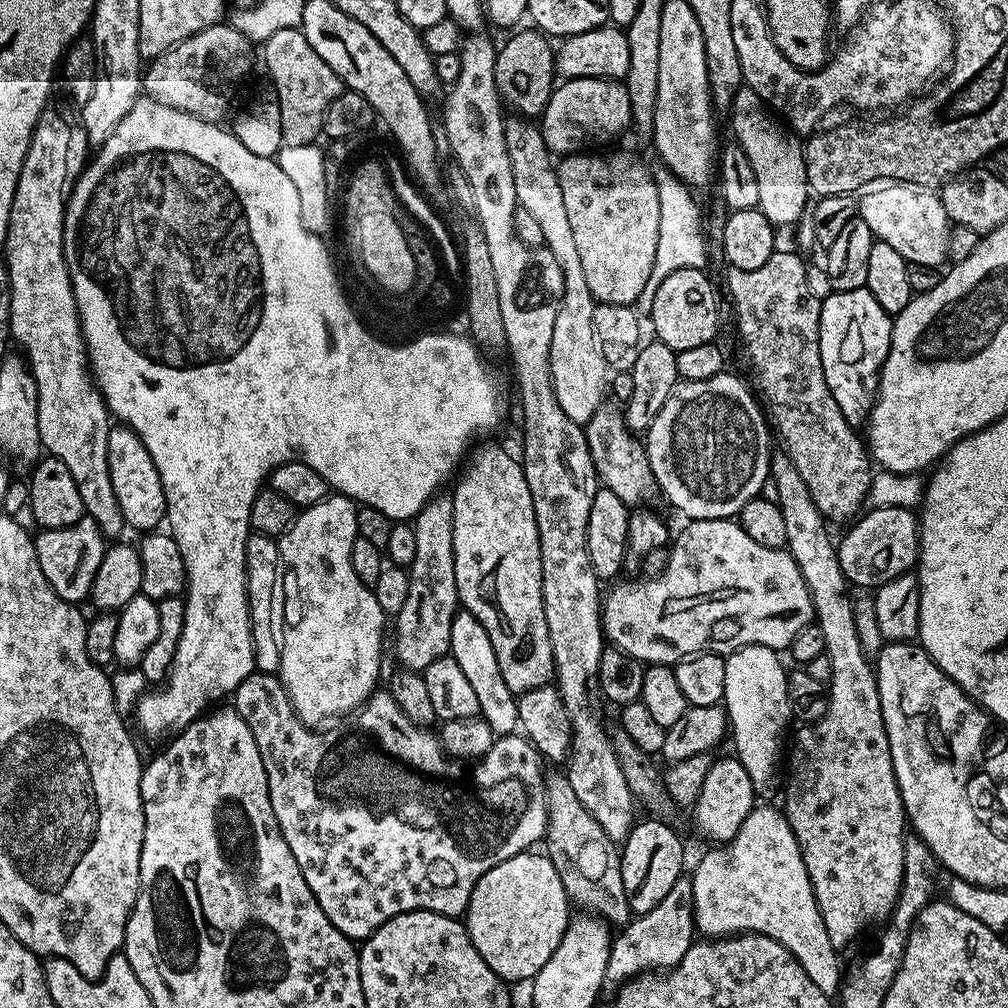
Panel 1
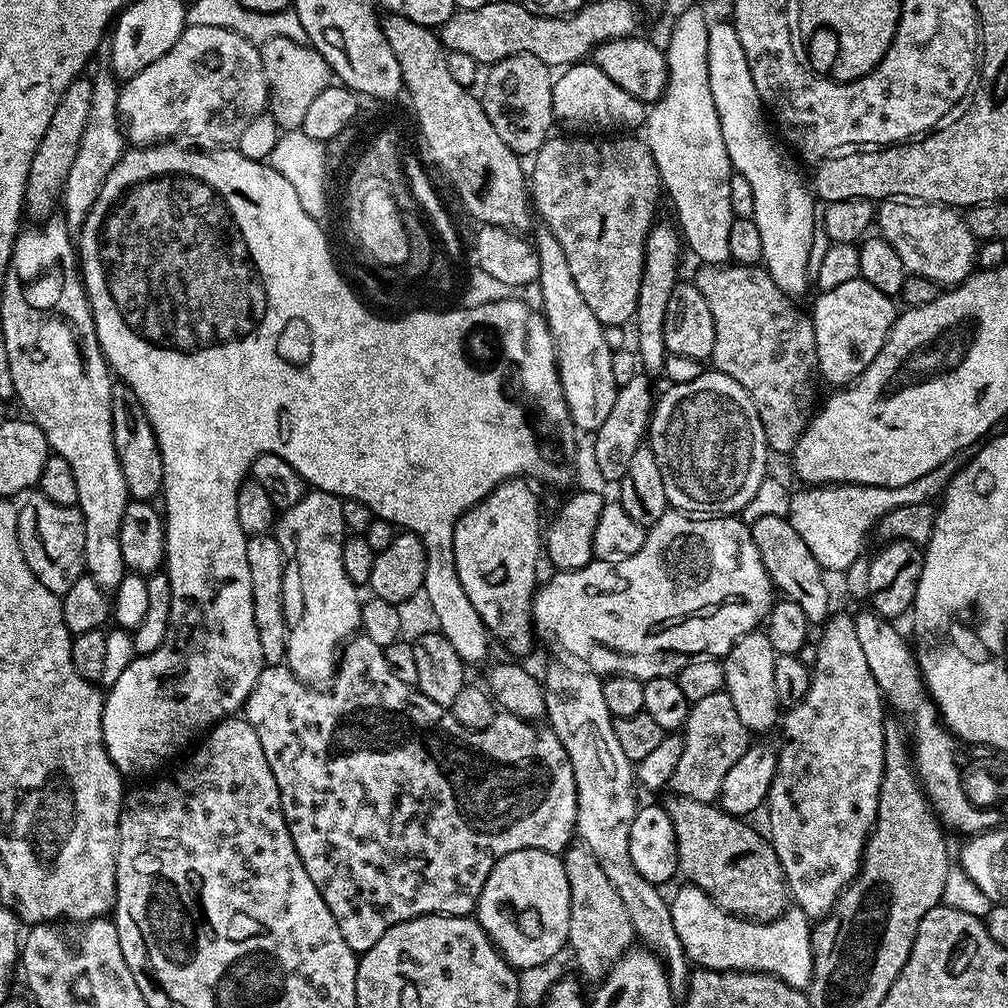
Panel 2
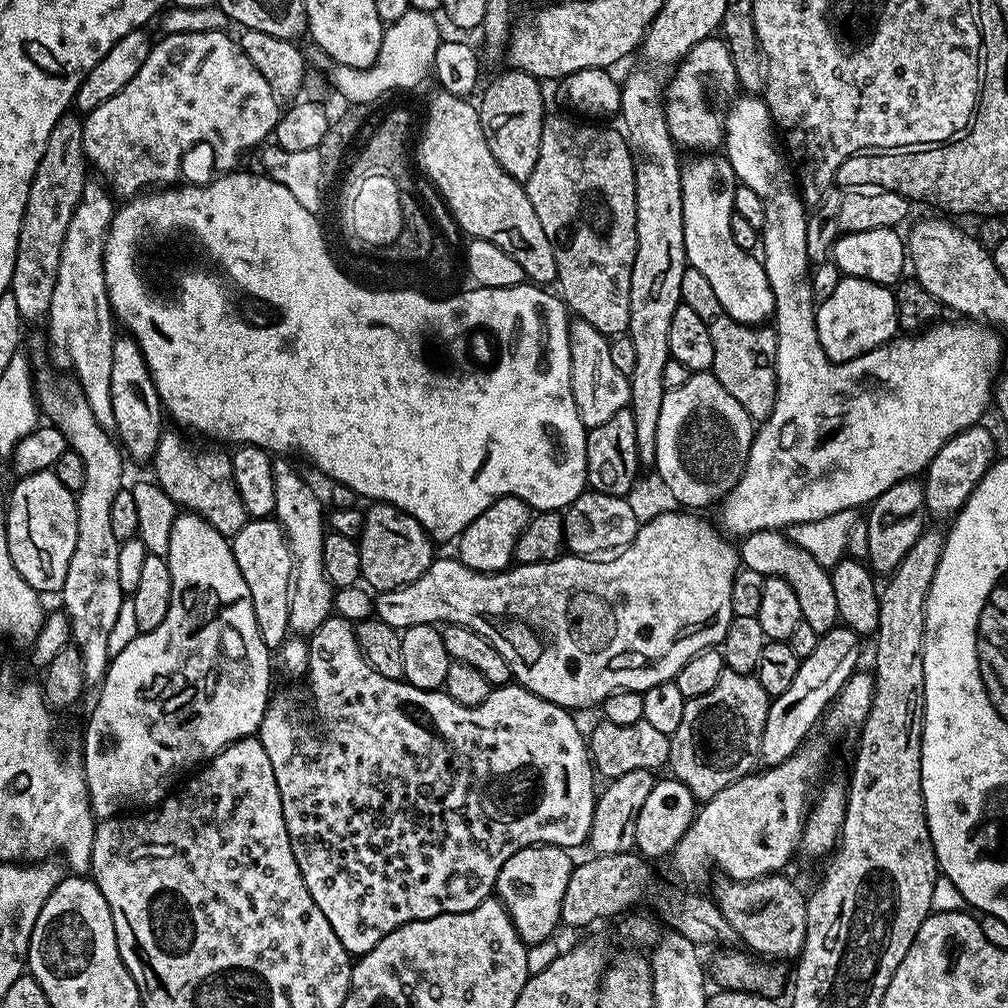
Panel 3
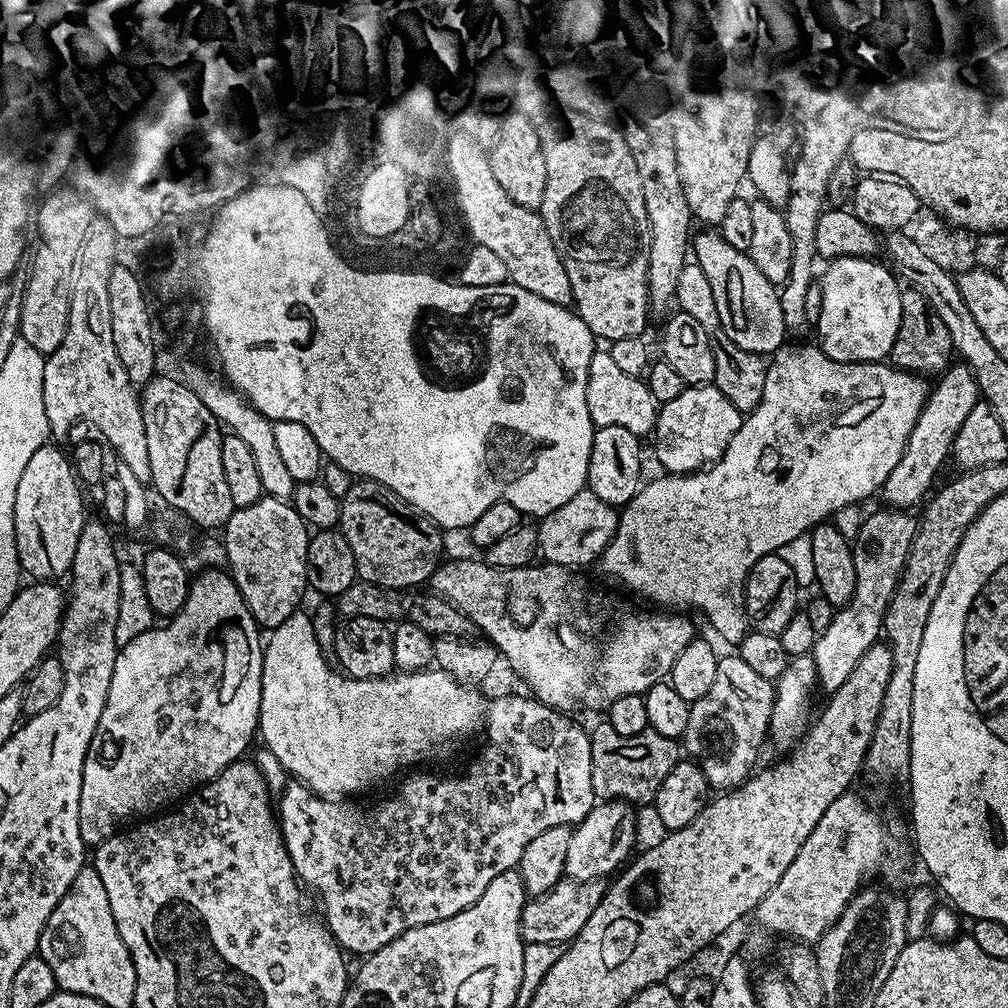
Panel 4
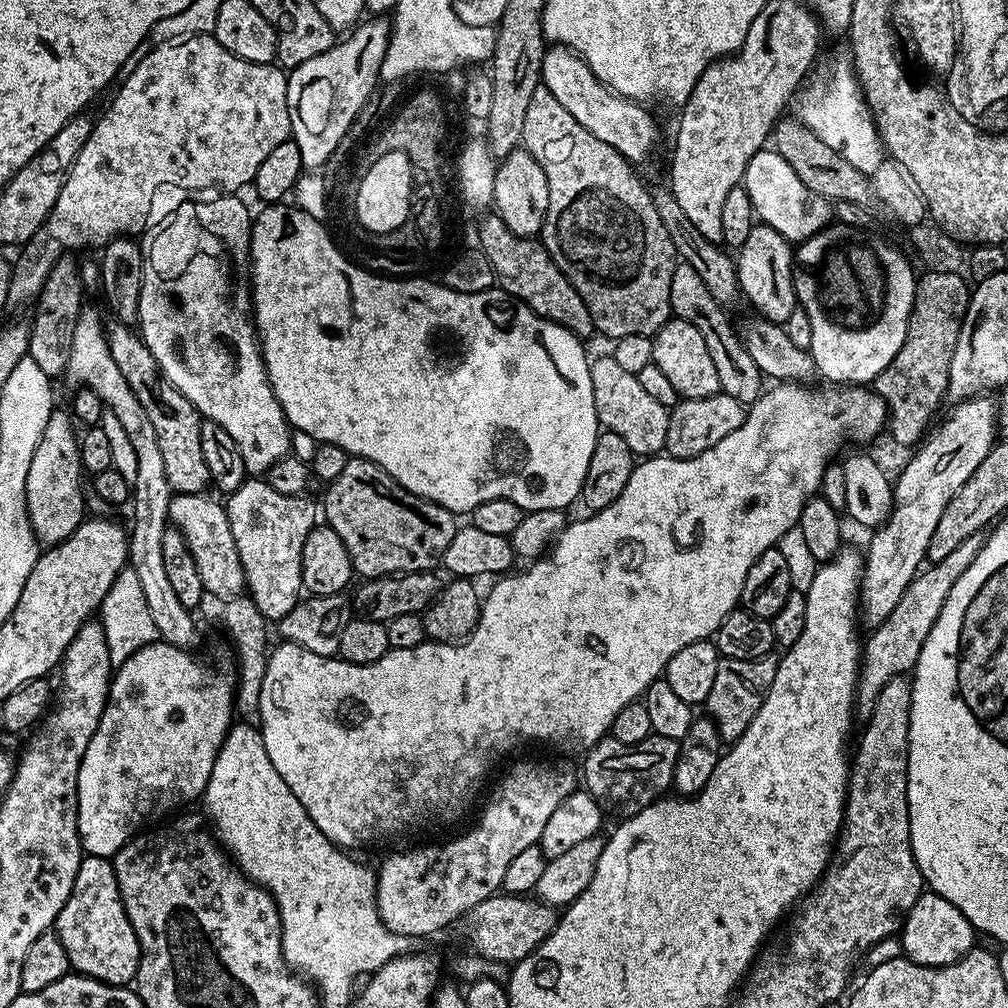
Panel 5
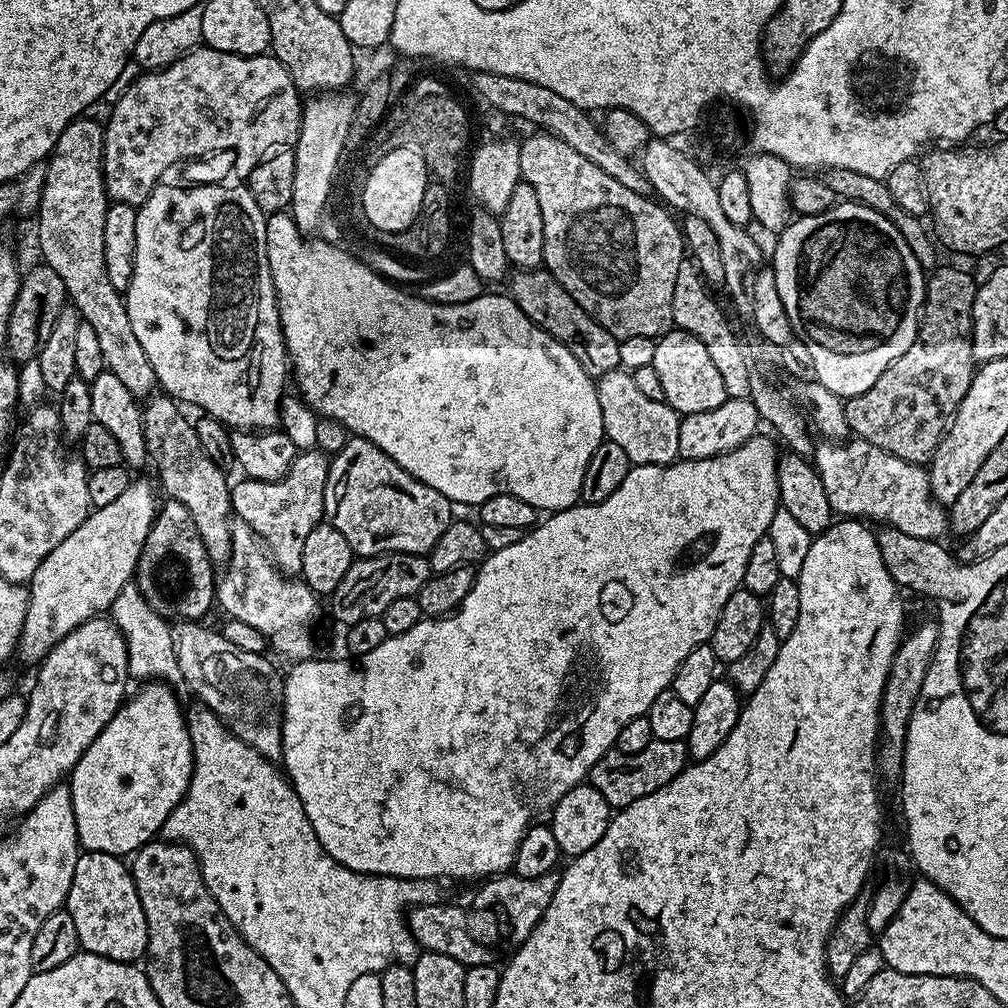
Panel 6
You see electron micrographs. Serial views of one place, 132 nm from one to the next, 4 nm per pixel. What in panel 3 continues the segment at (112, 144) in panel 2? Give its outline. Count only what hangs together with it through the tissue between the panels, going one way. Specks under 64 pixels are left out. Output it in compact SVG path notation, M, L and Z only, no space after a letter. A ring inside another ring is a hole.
M89 182L84 185L74 218L70 218L66 242L62 244L62 258L58 260L58 282L54 282L54 298L50 298L46 325L53 346L68 359L71 375L84 391L86 402L90 402L94 418L98 418L103 428L112 430L116 423L114 406L110 406L110 361L118 332L112 329L114 317L106 290L104 247L117 205L111 191L100 184Z

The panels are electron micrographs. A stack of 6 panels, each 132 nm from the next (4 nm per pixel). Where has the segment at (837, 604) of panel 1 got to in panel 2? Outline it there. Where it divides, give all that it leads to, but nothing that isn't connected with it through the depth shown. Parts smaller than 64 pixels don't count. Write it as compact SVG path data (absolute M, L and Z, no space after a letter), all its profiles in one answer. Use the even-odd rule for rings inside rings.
M833 611L828 619L824 621L819 629L820 640L816 644L818 658L815 664L811 665L812 681L810 690L801 704L787 709L782 716L782 728L784 724L784 745L779 745L776 757L776 773L772 779L772 785L768 791L766 801L766 812L768 808L768 832L767 839L771 840L778 858L782 862L782 870L786 874L786 882L791 899L795 907L801 908L808 916L809 921L819 922L831 912L841 892L851 884L858 873L860 873L860 861L864 858L864 848L868 845L868 836L872 827L876 825L878 814L878 794L882 790L882 774L884 773L884 708L886 701L880 691L874 674L870 674L870 665L866 663L866 654L862 651L862 645L858 642L858 630L856 621L851 615L844 612Z

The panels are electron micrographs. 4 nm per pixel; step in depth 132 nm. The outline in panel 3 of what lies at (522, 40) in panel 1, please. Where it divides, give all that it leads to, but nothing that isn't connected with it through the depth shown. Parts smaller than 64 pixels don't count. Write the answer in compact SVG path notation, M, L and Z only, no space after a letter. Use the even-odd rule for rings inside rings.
M507 70L488 84L484 97L478 100L482 130L490 146L490 154L498 158L498 166L515 180L525 181L538 162L538 146L542 142L542 126L546 109L544 109L544 92L541 81L528 72Z

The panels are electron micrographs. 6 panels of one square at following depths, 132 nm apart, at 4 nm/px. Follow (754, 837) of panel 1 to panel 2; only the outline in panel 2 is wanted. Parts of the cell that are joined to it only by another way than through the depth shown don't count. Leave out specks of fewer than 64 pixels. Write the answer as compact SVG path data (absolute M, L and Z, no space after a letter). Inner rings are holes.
M687 882L681 883L681 888L677 890L673 896L670 896L670 907L672 917L674 918L674 930L678 933L678 942L682 942L682 950L688 955L689 961L697 969L707 970L710 972L767 972L769 976L777 976L782 982L786 982L790 986L804 990L812 982L812 971L814 970L814 958L812 957L812 929L808 916L801 908L789 906L784 909L784 912L777 920L745 920L742 916L731 916L726 910L722 910L717 904L713 904L712 899L707 896L696 884Z

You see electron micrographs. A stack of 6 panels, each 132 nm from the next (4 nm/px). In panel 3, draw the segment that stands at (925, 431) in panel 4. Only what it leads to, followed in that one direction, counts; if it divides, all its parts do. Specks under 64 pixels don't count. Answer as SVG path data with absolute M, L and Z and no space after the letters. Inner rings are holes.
M919 479L903 480L886 494L873 500L867 509L866 521L869 526L869 554L867 563L873 573L892 573L902 562L906 554L910 554L910 546L918 542L918 538L926 531L926 513L924 511L924 485Z

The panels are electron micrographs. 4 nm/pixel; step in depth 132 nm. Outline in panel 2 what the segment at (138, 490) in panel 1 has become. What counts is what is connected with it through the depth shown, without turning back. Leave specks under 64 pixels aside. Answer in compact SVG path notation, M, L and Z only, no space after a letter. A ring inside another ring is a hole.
M113 383L110 394L110 414L114 450L122 466L122 478L126 478L129 497L133 500L155 501L164 487L162 454L158 450L158 438L150 426L150 418L146 418L146 410L142 410L142 402L138 402L138 394L134 394L134 390L128 384Z

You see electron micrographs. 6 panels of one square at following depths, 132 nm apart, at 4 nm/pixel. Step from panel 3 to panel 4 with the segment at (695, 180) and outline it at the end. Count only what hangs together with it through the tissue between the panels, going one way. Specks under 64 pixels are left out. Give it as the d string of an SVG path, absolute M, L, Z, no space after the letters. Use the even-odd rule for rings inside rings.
M704 231L708 232L695 233L690 248L694 253L695 263L702 266L702 274L706 274L710 282L710 290L714 290L714 306L718 306L722 330L726 330L730 342L734 342L734 346L742 346L742 350L761 354L776 352L786 343L777 285L770 283L766 274L762 274L762 270L754 266L748 253L734 250L730 242L723 240L719 231Z

